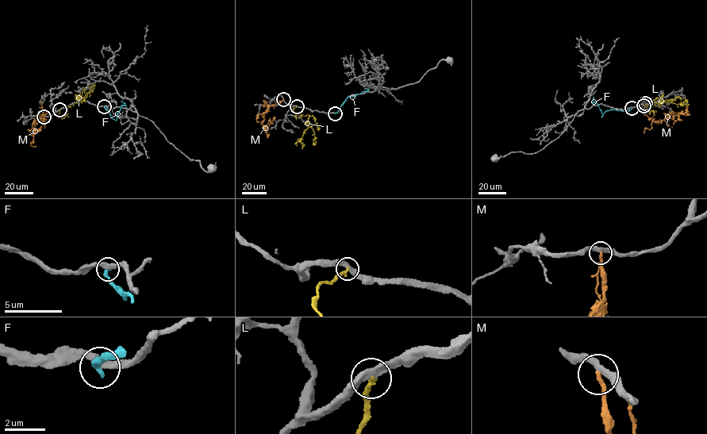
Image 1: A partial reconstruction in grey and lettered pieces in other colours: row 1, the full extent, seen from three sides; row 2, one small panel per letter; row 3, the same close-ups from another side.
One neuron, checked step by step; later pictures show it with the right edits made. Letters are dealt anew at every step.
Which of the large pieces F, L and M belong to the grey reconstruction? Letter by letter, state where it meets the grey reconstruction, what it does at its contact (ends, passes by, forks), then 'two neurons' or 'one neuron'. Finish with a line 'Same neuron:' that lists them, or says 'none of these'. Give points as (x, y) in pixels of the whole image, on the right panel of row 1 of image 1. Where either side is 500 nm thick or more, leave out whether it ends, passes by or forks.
F: meets grey at (632, 108); it ends there; two neurons
L: meets grey at (645, 103); it ends there; two neurons
M: meets grey at (643, 105); it ends there; two neurons
Same neuron: none of these

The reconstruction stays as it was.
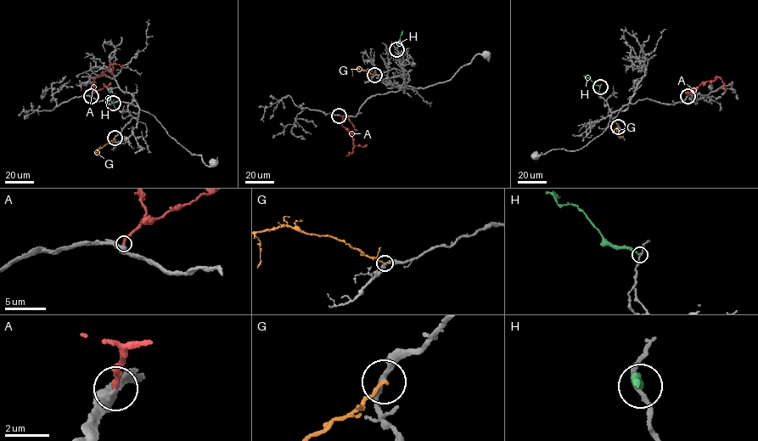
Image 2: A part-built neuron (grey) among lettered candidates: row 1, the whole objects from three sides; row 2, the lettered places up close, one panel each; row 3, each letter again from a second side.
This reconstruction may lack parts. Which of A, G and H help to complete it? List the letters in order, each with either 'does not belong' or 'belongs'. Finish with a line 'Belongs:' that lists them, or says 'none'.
A: belongs
G: does not belong
H: does not belong
Belongs: A

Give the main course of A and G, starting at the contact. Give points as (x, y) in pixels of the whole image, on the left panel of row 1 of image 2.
A: (91, 96), (94, 90), (94, 79), (109, 69), (110, 63), (113, 68), (111, 76)
G: (115, 138), (95, 153), (98, 152)

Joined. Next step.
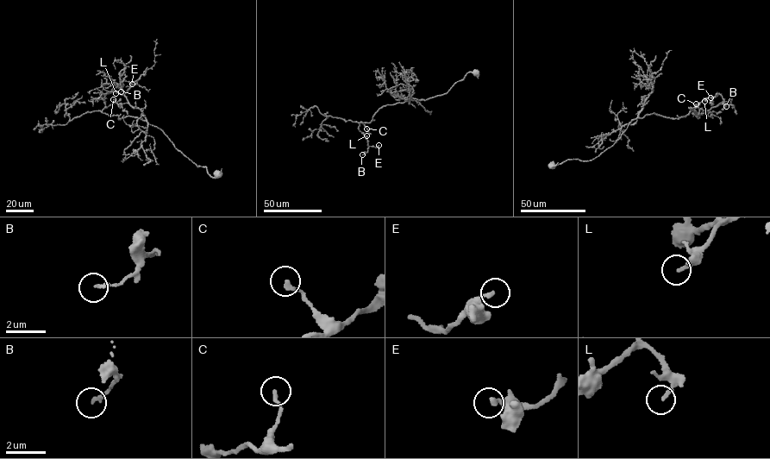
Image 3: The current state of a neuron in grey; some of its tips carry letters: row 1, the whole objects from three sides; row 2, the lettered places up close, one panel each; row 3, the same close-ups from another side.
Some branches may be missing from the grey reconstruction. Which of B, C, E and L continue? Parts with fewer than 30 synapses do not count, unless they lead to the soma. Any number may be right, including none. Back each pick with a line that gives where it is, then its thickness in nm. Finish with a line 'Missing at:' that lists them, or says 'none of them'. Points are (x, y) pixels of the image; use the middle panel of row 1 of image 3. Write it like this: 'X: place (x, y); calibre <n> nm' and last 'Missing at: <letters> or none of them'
Missing at: none of them

